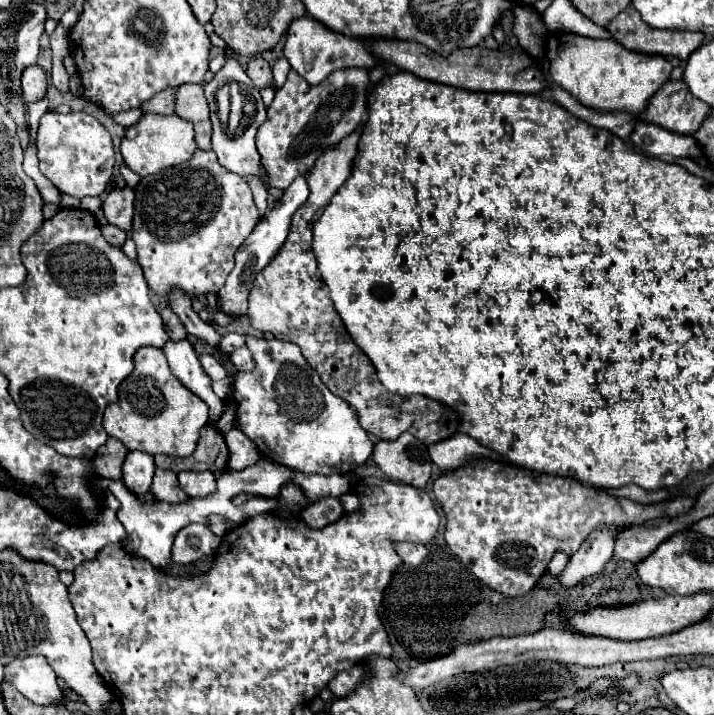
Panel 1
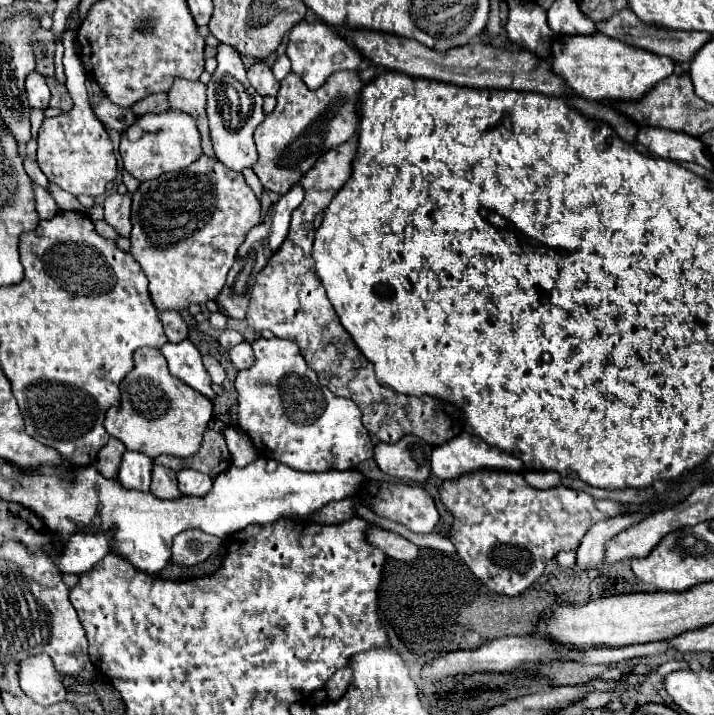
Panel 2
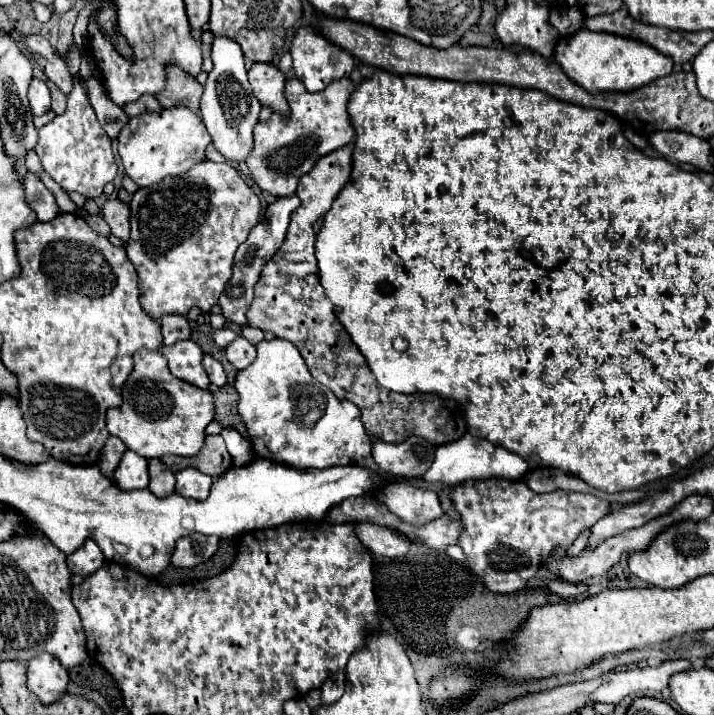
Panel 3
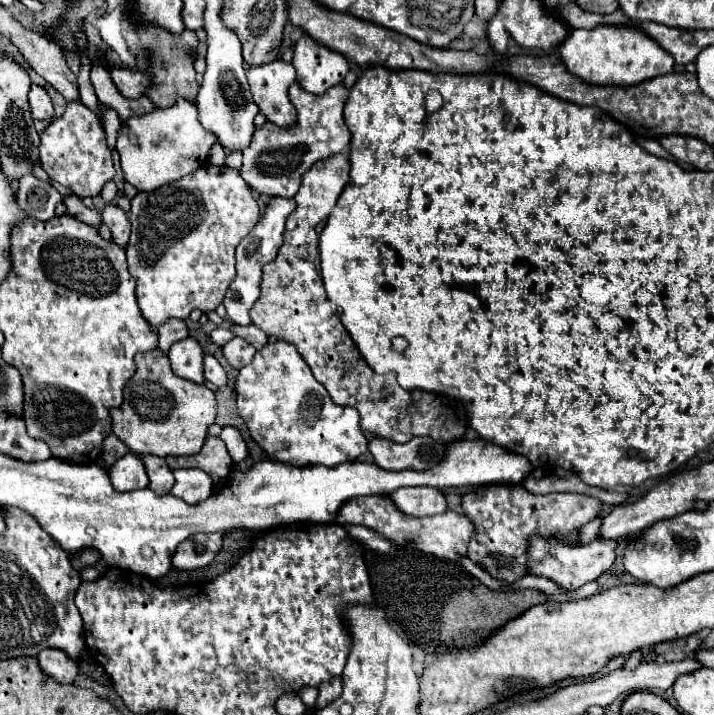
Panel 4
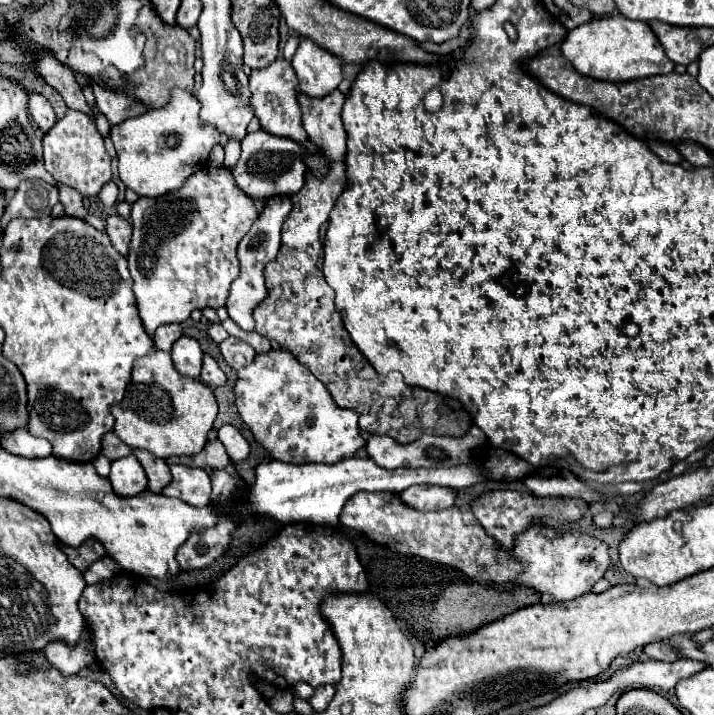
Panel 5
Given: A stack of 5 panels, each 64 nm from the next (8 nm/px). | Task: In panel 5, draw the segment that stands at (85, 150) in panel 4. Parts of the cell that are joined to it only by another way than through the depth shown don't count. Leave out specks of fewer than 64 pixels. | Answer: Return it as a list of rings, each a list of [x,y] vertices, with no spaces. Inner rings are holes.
[[[68,110],[44,136],[44,164],[56,182],[76,188],[82,196],[96,196],[112,176],[110,156],[104,150],[104,140],[98,134],[96,124],[76,110]]]

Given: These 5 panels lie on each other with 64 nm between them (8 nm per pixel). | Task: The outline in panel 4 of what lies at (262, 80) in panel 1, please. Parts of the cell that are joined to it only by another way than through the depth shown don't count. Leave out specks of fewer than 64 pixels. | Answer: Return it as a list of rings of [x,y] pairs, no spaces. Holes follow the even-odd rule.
[[[274,60],[264,66],[248,70],[248,84],[260,112],[278,128],[292,128],[296,124],[296,108],[288,98],[288,88],[296,82],[292,64]]]

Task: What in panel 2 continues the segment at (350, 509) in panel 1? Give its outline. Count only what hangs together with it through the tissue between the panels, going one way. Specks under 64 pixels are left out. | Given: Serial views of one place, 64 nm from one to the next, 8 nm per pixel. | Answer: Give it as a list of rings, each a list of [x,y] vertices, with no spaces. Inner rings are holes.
[[[356,506],[356,508],[356,512],[359,514],[359,516],[362,516],[362,518],[369,520],[372,523],[375,523],[375,525],[381,528],[391,530],[395,533],[402,535],[410,542],[413,542],[419,547],[432,548],[449,554],[456,553],[455,546],[452,544],[452,542],[449,539],[442,537],[436,532],[430,534],[416,534],[411,532],[401,524],[377,516],[368,508],[365,508],[363,506]]]

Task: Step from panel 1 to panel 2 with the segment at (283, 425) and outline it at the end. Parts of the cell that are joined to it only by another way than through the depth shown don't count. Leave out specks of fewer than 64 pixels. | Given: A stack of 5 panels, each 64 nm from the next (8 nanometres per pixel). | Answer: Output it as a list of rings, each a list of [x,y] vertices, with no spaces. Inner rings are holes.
[[[258,338],[252,342],[256,362],[236,376],[238,424],[264,458],[274,458],[294,470],[350,470],[372,456],[370,434],[362,426],[360,408],[338,398],[318,382],[292,340]]]

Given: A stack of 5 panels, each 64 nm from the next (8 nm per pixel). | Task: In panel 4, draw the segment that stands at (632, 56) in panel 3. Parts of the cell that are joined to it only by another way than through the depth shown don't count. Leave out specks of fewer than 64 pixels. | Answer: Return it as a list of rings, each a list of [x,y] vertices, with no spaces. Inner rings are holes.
[[[600,24],[600,28],[592,28],[592,30],[572,30],[560,46],[560,58],[568,66],[568,72],[582,78],[584,82],[598,84],[598,86],[604,86],[604,84],[634,86],[654,76],[668,74],[672,72],[672,66],[674,66],[672,56],[668,56],[668,52],[664,52],[664,48],[656,44],[656,40],[652,40],[650,36],[644,36],[644,32],[636,32],[636,28],[616,28],[614,24]]]

